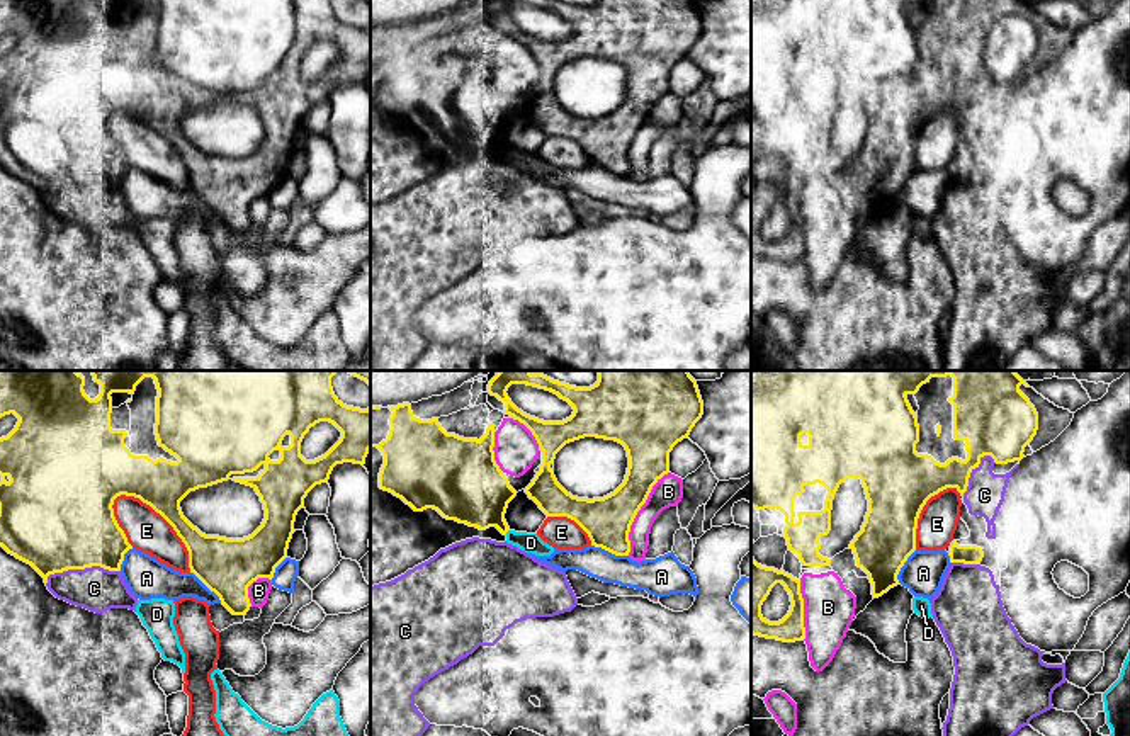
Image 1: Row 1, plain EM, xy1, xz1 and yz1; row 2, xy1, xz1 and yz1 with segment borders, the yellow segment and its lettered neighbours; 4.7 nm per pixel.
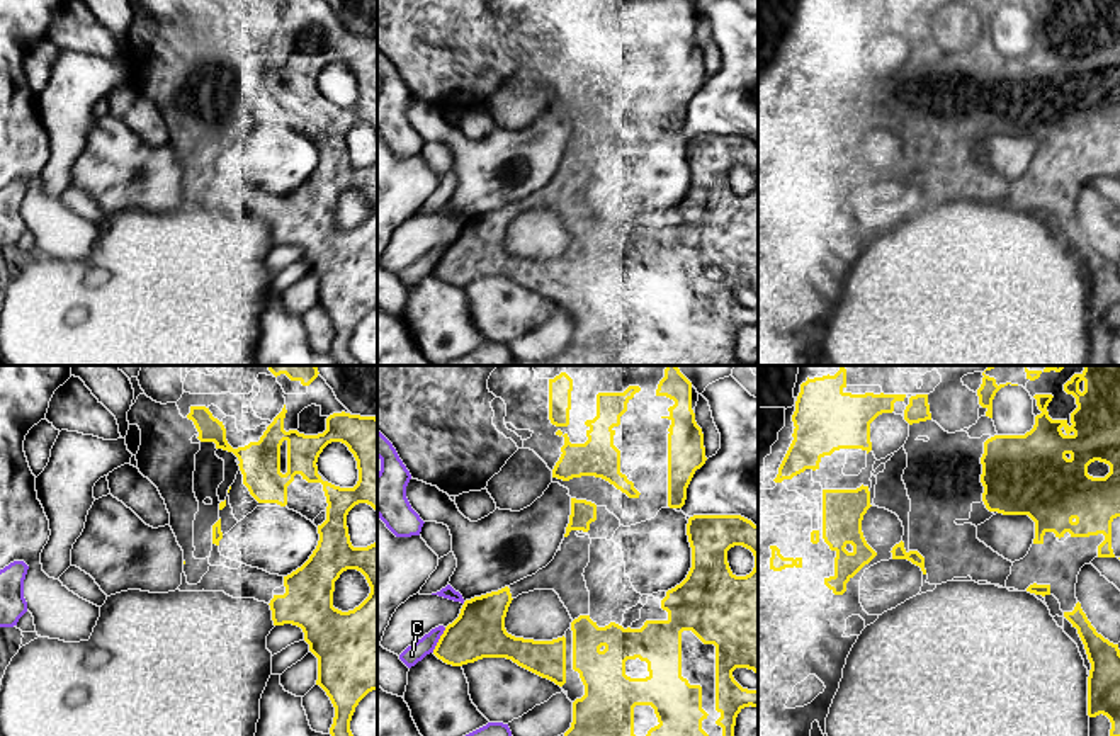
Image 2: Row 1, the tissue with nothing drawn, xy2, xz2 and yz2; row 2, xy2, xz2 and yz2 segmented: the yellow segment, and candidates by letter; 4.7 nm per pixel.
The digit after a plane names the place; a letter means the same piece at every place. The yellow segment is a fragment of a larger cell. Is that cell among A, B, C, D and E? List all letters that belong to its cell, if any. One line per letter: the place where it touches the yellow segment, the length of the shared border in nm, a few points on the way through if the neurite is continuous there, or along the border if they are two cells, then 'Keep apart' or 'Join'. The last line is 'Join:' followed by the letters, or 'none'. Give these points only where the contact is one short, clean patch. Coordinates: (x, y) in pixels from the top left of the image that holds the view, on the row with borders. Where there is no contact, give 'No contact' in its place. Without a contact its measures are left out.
A: Touches yellow at xz1 (610, 551). Shared border 190 nm. Keep apart
B: Touches yellow at xz1 (636, 514). Shared border 440 nm. Keep apart
C: Touches yellow at xy1 (80, 568). Shared border 360 nm. Keep apart
D: Touches yellow at xz1 (507, 531). Shared border 30 nm. Boundary: xz1 (508, 529), (505, 532). Keep apart
E: Touches yellow at xy1 (163, 517). Shared border 500 nm. Keep apart
Join: none

